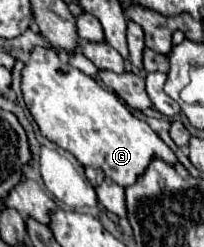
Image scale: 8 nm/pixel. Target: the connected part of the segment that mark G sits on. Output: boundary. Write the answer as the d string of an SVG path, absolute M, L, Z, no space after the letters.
M31 49L29 61L21 71L21 93L41 135L73 153L81 165L103 169L105 175L121 187L133 185L147 169L151 157L161 157L171 165L177 163L173 151L145 121L137 119L115 93L101 87L95 77L61 61L53 49Z

